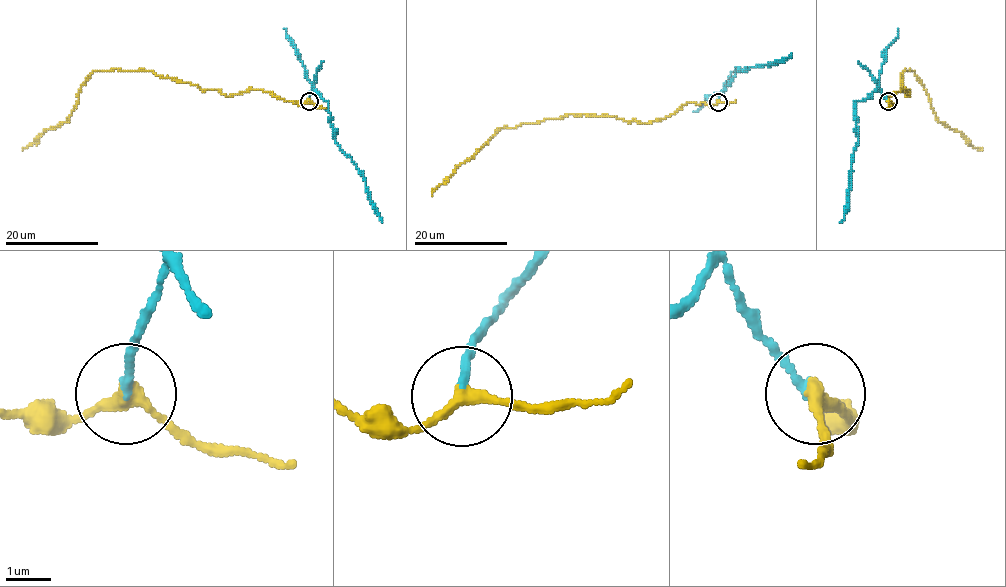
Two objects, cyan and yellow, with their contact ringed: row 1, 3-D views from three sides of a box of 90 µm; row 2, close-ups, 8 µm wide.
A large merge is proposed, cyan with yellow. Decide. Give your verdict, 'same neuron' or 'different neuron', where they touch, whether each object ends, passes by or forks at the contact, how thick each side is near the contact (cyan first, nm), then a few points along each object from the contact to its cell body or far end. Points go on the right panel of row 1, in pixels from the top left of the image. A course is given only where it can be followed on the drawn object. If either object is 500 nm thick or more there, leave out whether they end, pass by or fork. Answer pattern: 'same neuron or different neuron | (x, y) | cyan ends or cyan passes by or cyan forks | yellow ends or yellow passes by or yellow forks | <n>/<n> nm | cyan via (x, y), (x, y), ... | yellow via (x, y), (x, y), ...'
different neuron | (888, 101) | cyan ends | yellow passes by | 170/280 nm | cyan via (888, 100), (876, 89), (854, 104), (859, 143), (852, 159), (848, 204), (840, 222) | yellow via (888, 100), (902, 90), (910, 94), (902, 89), (901, 75), (914, 70), (937, 119), (981, 149)

